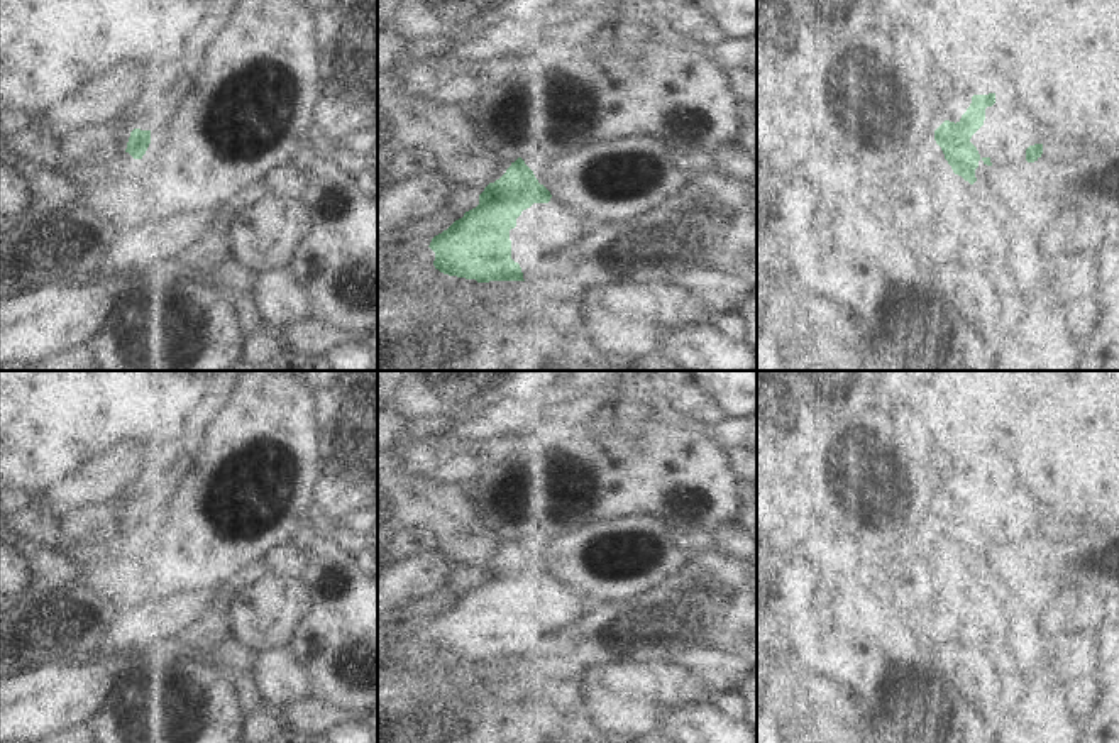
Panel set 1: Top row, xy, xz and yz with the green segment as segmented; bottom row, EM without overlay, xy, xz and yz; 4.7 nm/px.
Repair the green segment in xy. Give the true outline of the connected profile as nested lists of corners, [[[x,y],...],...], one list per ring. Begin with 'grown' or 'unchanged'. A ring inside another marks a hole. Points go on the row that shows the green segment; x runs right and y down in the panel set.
unchanged; [[[134,129],[130,132],[125,152],[129,152],[134,159],[142,159],[149,144],[151,144],[151,130]]]

